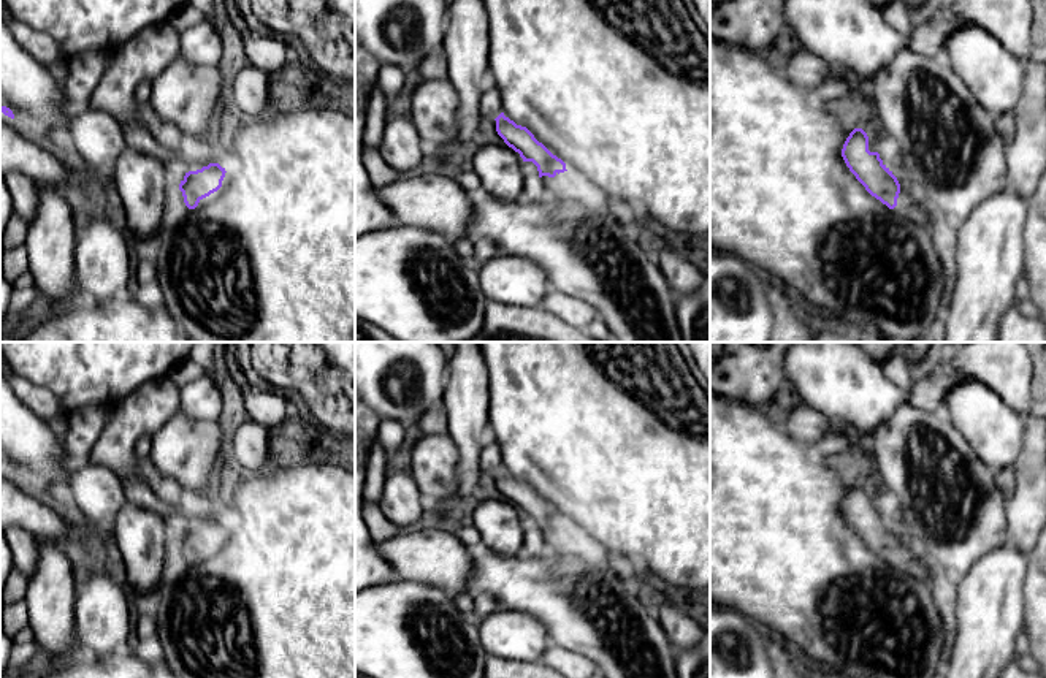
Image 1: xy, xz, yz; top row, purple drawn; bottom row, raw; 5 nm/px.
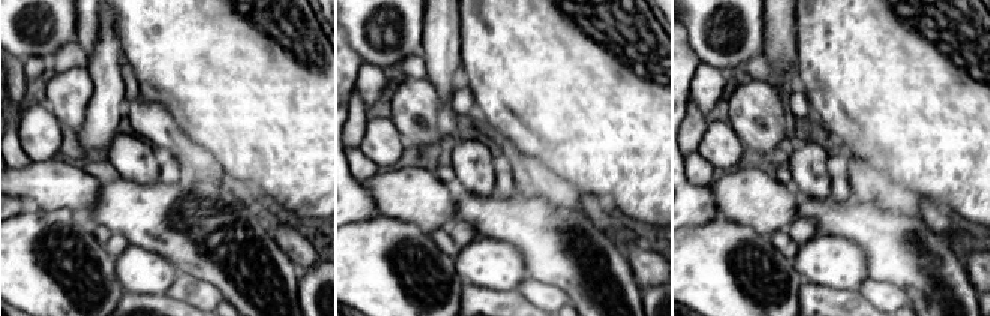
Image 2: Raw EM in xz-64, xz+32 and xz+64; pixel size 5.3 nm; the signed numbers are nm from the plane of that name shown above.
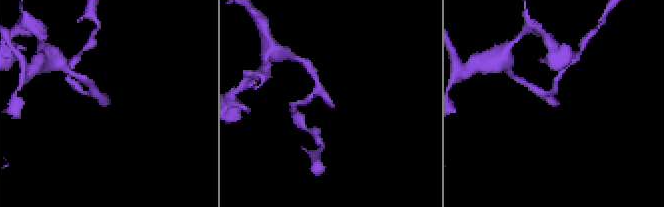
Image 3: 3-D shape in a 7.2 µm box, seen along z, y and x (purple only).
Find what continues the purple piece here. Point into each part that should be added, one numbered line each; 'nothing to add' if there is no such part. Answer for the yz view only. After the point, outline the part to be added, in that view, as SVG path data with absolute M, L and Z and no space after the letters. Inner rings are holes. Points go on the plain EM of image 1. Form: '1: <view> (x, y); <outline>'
1: yz (908, 558); M907 537L900 539L897 561L892 566L926 581L930 570L930 562L926 559L926 556L919 553L916 545L910 542Z

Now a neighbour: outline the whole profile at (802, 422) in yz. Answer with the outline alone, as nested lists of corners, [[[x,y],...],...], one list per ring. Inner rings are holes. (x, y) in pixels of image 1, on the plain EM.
[[[789,399],[778,413],[783,429],[794,439],[815,445],[830,432],[830,418],[821,410]]]

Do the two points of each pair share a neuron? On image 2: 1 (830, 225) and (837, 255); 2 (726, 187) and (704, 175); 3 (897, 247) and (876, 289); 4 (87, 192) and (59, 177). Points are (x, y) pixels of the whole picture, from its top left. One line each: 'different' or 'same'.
1: different
2: different
3: different
4: same

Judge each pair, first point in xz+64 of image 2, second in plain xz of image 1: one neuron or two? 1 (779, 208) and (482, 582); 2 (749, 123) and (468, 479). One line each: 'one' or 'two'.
1: two
2: two

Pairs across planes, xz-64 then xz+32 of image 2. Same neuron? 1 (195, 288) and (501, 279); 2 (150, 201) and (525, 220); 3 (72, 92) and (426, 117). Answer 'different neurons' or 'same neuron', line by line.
1: different neurons
2: same neuron
3: same neuron

